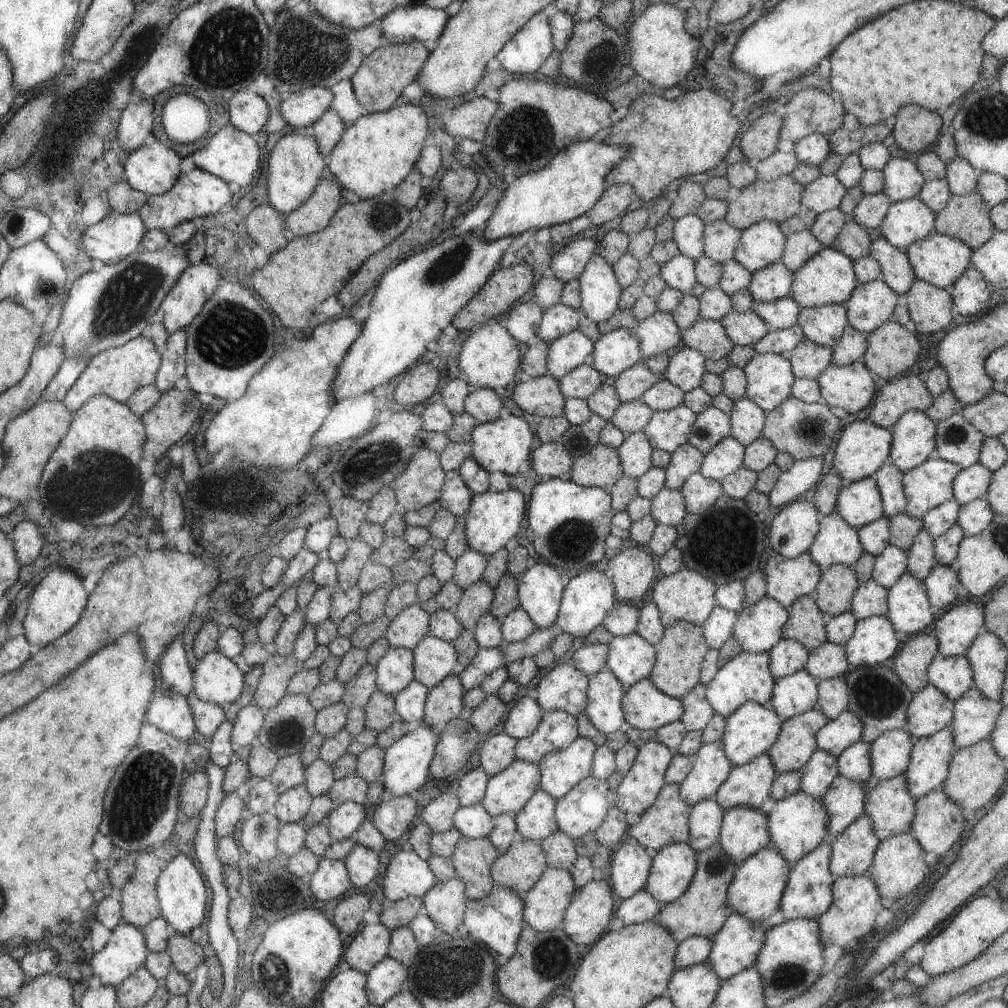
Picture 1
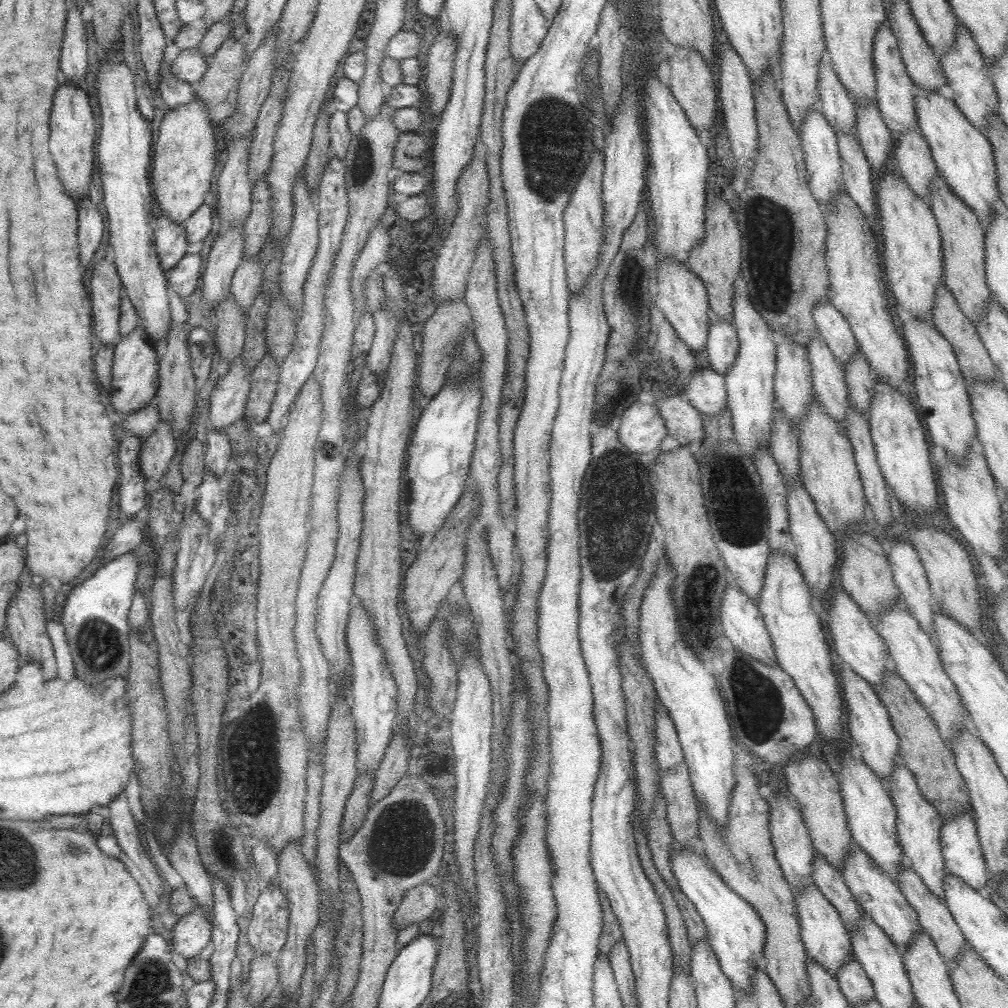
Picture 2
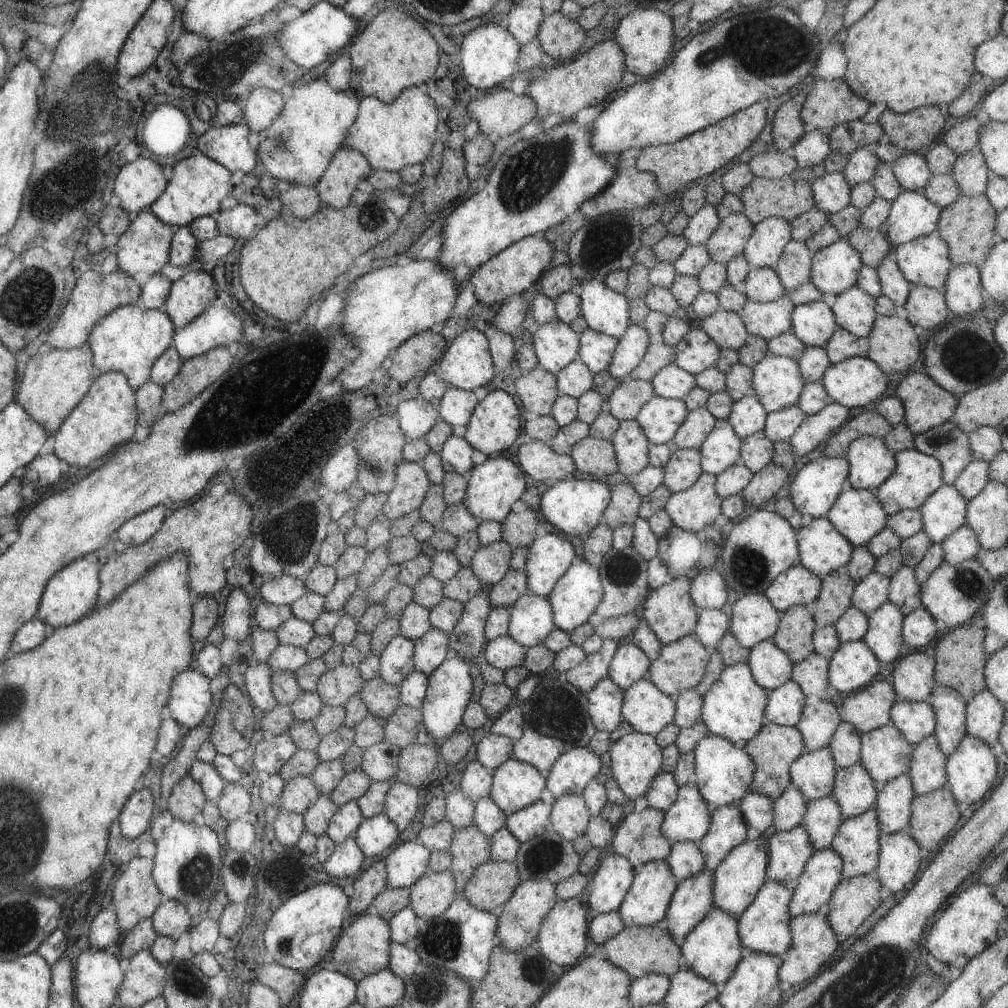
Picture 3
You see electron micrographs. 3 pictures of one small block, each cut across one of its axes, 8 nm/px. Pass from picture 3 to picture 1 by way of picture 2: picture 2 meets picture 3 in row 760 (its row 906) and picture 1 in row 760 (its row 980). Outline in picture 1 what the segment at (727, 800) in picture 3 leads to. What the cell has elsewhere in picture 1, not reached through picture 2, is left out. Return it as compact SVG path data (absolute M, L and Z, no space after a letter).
M747 701L738 706L726 716L723 734L719 738L727 760L736 767L765 753L775 742L782 721L773 710L767 710L763 705Z

